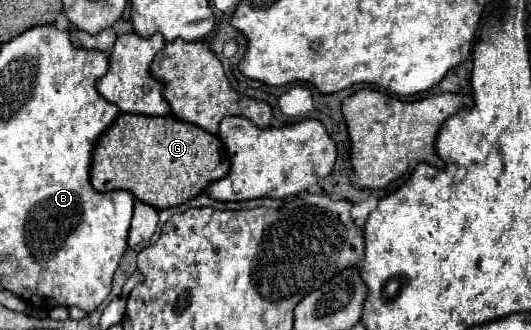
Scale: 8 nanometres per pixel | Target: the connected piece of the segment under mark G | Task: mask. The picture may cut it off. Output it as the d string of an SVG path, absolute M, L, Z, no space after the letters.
M121 114L109 130L99 138L93 150L91 184L99 192L129 190L137 200L163 210L185 204L199 196L211 182L217 182L229 174L229 154L215 134L203 128L183 122L177 116L143 116L143 114Z

